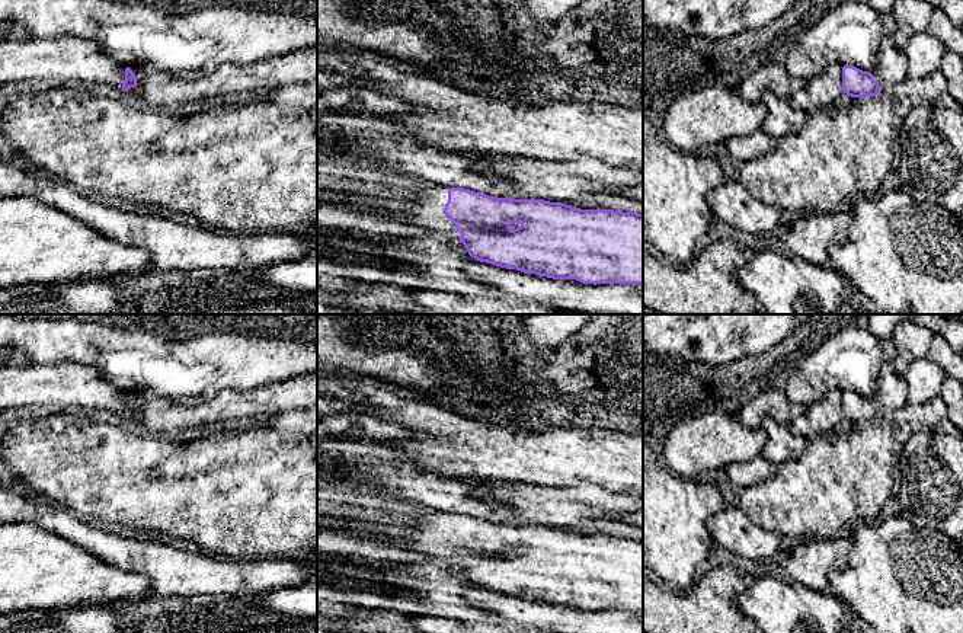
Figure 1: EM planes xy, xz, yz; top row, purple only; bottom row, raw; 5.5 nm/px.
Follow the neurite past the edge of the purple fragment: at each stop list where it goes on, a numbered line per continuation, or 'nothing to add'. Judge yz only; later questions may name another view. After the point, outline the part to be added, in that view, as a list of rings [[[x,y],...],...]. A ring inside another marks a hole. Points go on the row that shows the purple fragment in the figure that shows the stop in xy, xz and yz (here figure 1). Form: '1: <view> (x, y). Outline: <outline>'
1: yz (890, 67). Outline: [[[883,36],[876,67],[871,71],[880,92],[890,92],[895,83],[908,77],[908,64],[902,48],[890,36]]]

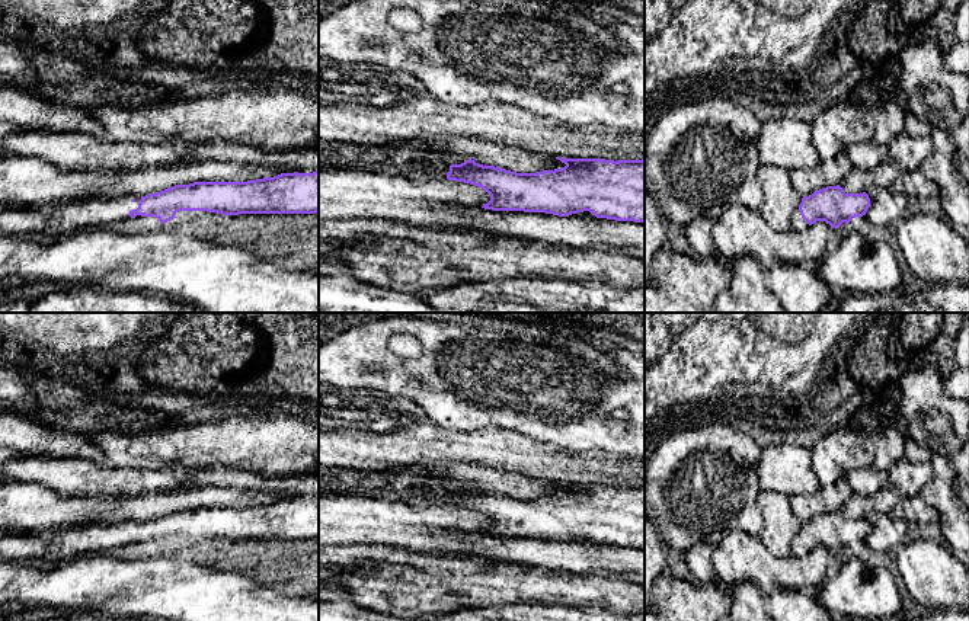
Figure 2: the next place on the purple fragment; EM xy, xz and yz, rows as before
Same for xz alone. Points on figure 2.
1: xz (438, 167). Outline: [[[426,151],[416,157],[413,161],[425,166],[432,175],[429,179],[447,179],[450,172],[450,163],[447,163],[442,156],[436,151]]]

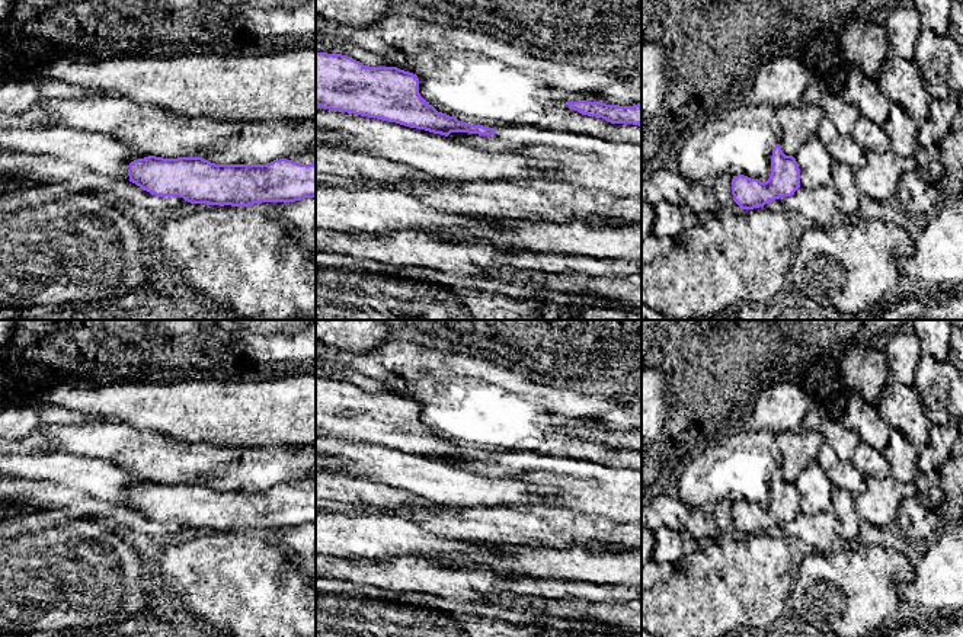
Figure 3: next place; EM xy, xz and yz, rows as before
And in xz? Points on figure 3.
nothing to add

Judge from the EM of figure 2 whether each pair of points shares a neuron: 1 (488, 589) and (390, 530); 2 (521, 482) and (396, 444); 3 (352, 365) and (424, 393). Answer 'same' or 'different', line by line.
1: different
2: different
3: same

